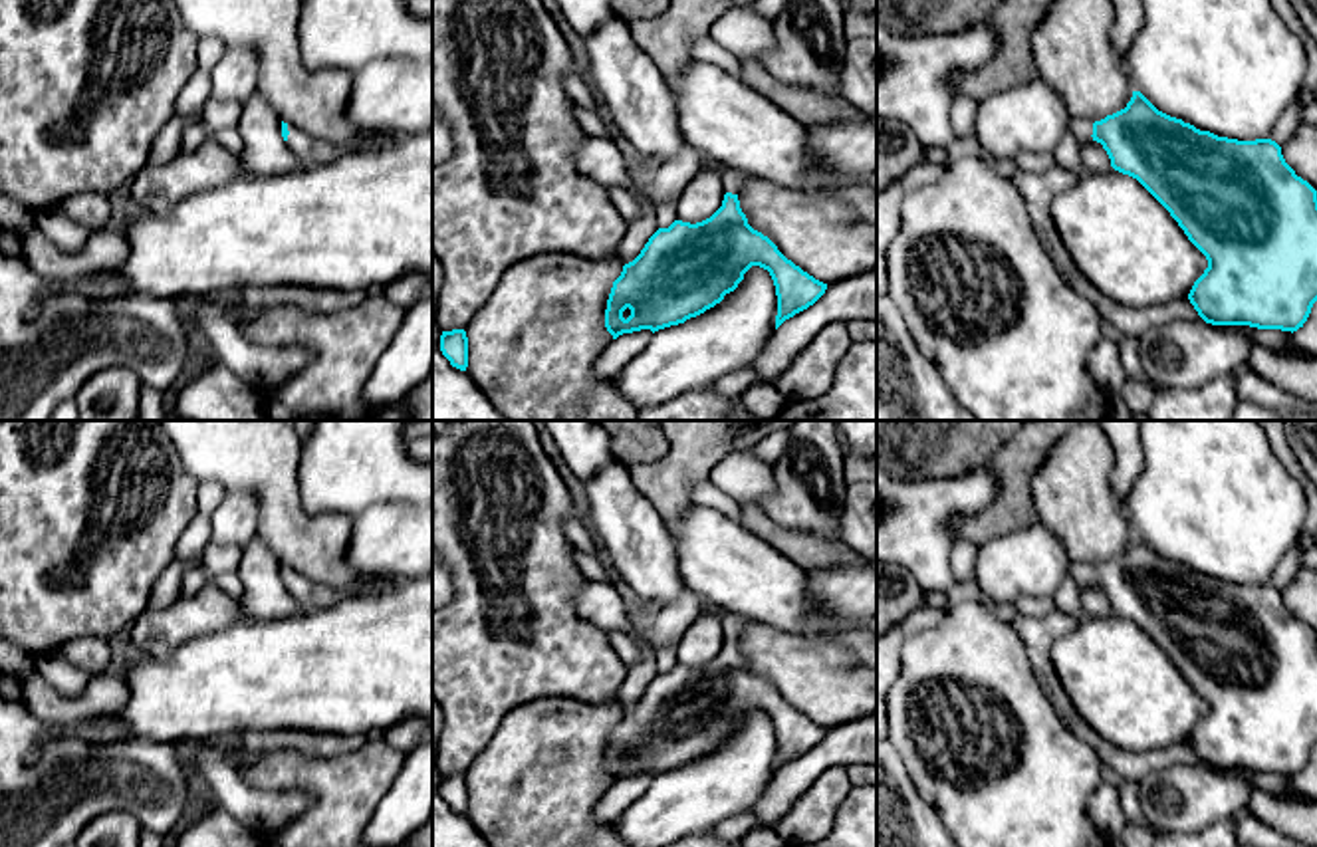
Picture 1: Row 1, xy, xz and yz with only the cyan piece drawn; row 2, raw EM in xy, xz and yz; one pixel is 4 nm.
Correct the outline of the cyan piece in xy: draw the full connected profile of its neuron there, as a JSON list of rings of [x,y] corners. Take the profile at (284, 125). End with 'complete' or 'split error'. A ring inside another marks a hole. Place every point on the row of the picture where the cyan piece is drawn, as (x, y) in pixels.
[[[282,121],[280,125],[284,141],[288,143],[290,151],[301,161],[303,169],[329,163],[349,151],[393,145],[403,135],[393,129],[385,129],[385,131],[375,131],[373,135],[367,135],[363,139],[357,139],[349,147],[337,147],[327,141],[309,137],[292,123]]]; split error

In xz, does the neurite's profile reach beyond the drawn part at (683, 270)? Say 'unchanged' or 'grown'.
grown

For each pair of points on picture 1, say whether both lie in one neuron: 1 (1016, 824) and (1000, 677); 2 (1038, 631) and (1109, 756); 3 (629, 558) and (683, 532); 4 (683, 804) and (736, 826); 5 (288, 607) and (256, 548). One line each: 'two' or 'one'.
1: one
2: one
3: two
4: two
5: one

